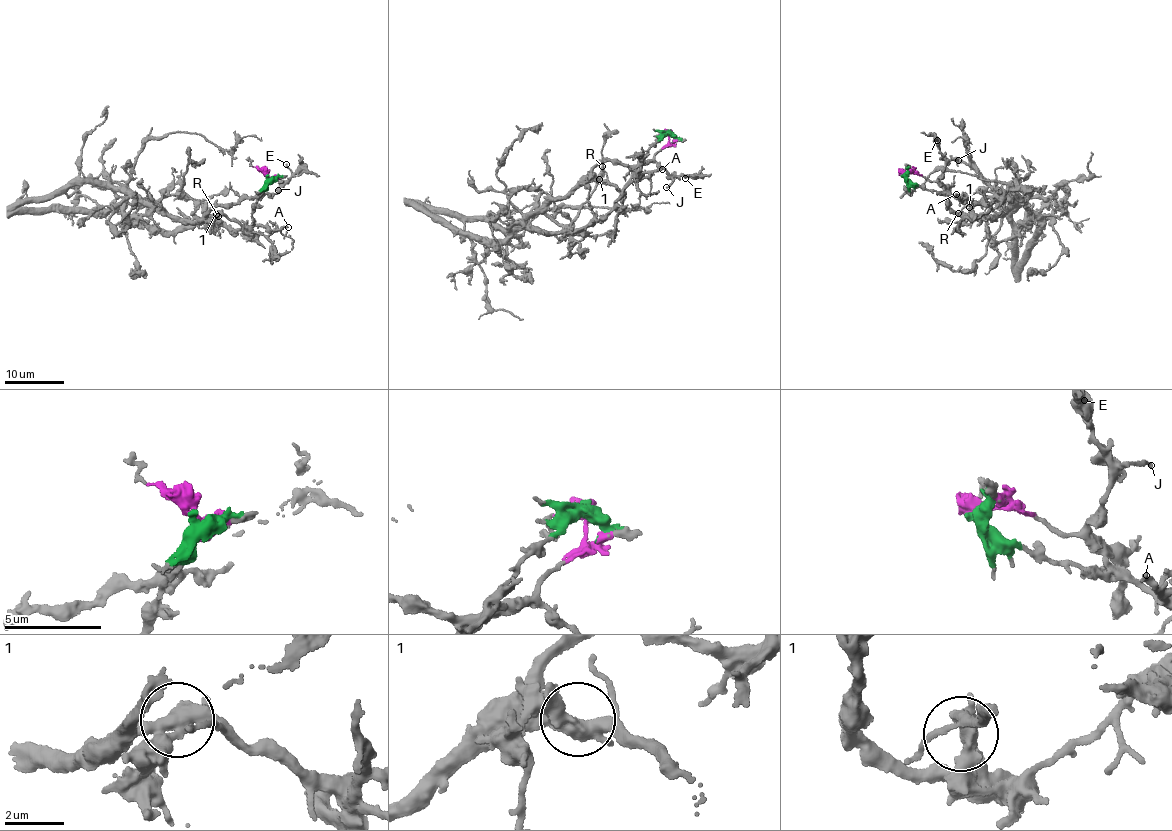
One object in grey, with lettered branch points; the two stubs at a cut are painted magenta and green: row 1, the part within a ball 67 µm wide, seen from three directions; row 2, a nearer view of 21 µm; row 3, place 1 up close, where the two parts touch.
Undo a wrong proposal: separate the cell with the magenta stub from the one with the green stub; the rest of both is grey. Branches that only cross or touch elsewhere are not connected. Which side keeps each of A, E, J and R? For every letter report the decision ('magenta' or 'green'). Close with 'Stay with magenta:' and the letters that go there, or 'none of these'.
A: green
E: magenta
J: magenta
R: magenta
Stay with magenta: E, J, R

